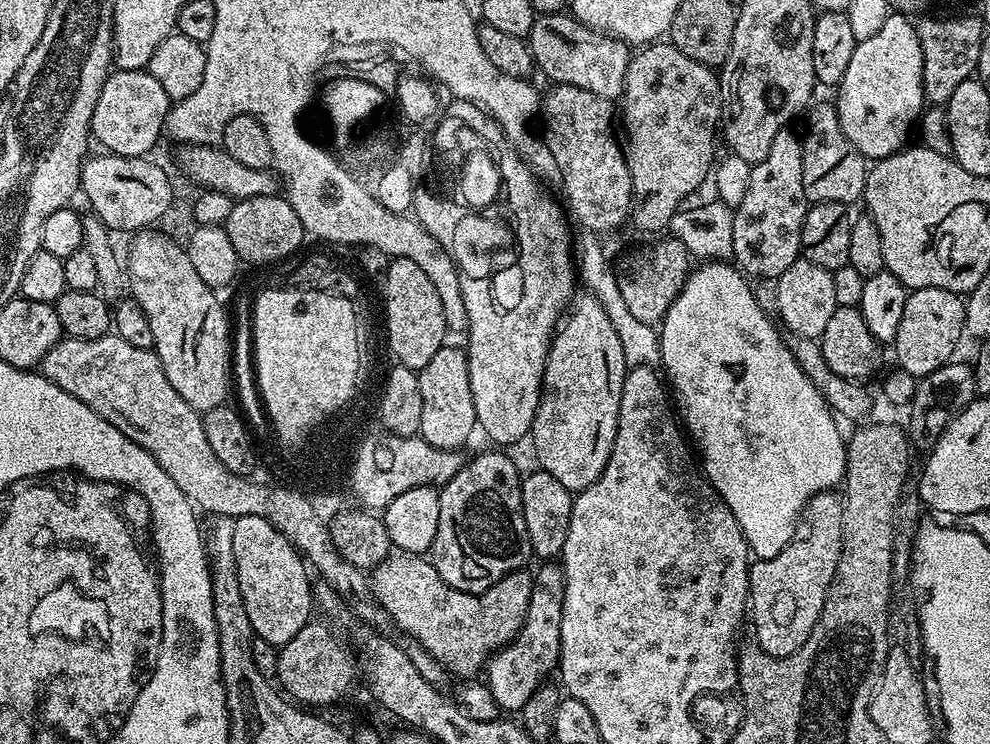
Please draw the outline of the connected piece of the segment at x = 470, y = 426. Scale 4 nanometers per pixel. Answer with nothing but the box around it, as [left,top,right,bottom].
[418,346,478,450]

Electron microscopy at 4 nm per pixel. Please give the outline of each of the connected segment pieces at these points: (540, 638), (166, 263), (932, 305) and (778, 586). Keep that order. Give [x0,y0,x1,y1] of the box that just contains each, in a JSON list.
[[486,562,564,714],[126,230,234,413],[894,288,965,378],[748,490,844,656]]

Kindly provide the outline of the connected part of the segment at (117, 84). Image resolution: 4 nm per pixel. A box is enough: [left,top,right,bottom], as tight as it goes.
[90,70,170,156]

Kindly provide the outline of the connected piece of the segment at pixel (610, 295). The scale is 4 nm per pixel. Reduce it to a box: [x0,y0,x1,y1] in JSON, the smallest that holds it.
[574,230,660,368]

